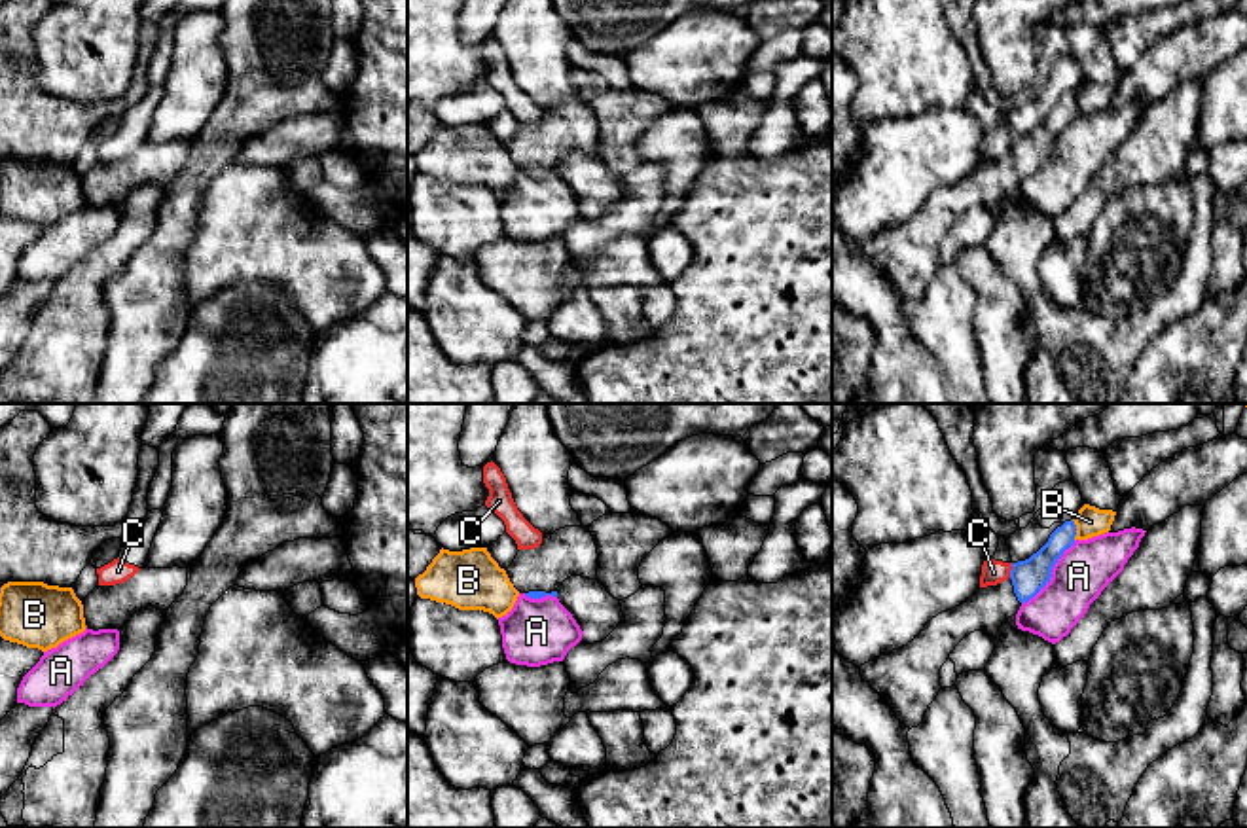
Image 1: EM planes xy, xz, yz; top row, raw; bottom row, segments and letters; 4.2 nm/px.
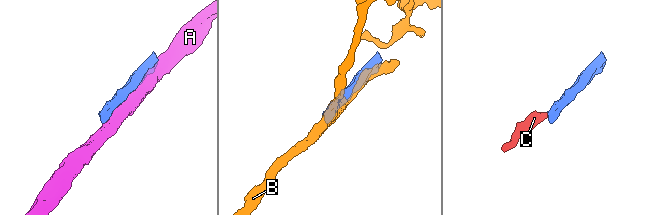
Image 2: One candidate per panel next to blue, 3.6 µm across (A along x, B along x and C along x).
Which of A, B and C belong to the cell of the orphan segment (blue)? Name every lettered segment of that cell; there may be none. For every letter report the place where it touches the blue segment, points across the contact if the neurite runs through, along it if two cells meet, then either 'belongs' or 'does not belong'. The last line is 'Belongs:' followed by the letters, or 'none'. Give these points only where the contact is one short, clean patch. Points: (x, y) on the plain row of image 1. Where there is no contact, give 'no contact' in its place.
A: yz (1050, 150) | does not belong
B: yz (1075, 105) | does not belong
C: yz (1011, 146) | along yz (1012, 139), (1009, 152) | does not belong
Belongs: none

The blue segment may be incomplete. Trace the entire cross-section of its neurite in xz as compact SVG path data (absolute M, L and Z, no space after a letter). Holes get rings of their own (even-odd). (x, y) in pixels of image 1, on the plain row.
M565 102L553 110L542 110L542 119L534 125L519 125L506 150L519 169L531 174L546 171L557 172L557 163L570 152L597 155L599 129L587 102Z

